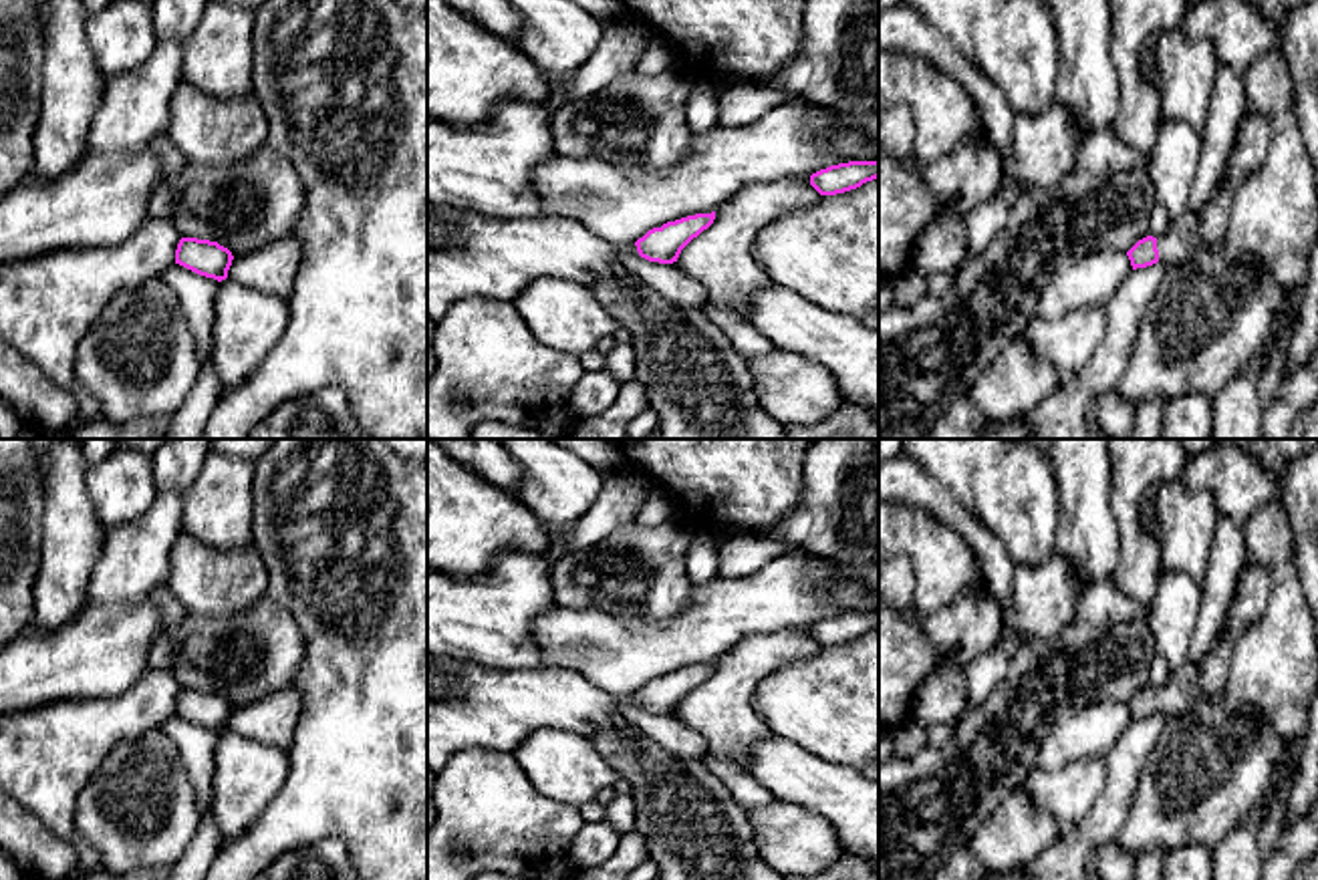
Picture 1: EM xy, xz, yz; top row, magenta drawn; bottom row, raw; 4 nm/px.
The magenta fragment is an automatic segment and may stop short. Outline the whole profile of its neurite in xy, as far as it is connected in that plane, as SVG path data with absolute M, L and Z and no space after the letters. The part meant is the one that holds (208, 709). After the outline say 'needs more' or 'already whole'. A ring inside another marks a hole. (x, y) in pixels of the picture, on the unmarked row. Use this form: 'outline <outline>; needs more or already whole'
outline M181 689L175 701L175 715L218 733L228 729L232 703L218 693Z; already whole

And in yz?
outline M1189 658L1171 671L1169 681L1161 689L1147 687L1139 691L1129 703L1133 721L1153 715L1179 717L1203 699L1199 683L1199 667Z; needs more

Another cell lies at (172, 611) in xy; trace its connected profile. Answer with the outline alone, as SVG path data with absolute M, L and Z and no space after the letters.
M167 584L153 588L149 598L159 608L165 628L177 628L179 622L189 614Z

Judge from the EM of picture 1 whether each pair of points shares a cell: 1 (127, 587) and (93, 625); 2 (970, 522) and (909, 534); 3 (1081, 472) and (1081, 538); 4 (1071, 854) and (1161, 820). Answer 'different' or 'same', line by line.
1: different
2: different
3: same
4: different

